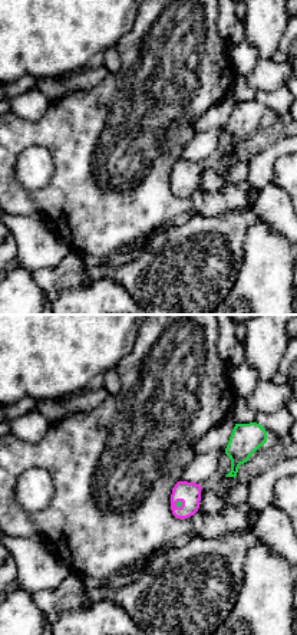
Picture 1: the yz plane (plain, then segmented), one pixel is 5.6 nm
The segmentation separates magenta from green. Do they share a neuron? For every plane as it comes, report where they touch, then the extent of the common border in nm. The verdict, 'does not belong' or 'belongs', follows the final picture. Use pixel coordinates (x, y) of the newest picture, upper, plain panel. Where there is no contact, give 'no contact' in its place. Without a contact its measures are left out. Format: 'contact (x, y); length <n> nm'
contact (182, 183); length 50 nm

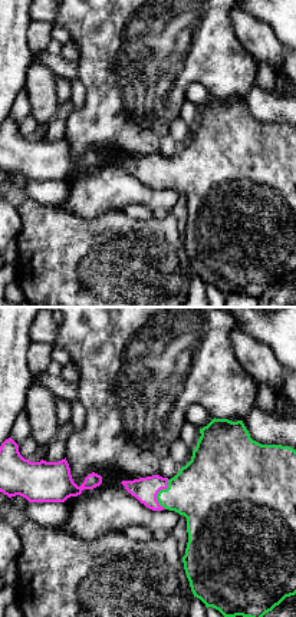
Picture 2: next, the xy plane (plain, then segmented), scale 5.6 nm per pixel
contact (158, 170); length 170 nm

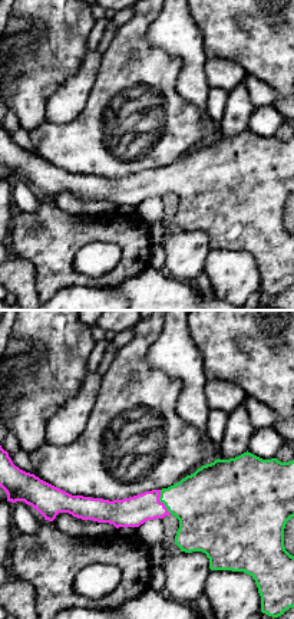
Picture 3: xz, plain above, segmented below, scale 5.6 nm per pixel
contact (159, 180); length 150 nm

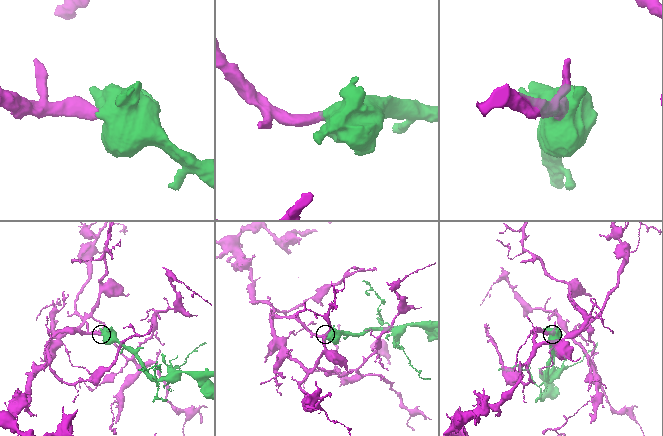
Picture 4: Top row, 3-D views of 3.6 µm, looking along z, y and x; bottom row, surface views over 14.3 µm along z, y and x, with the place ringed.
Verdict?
belongs

